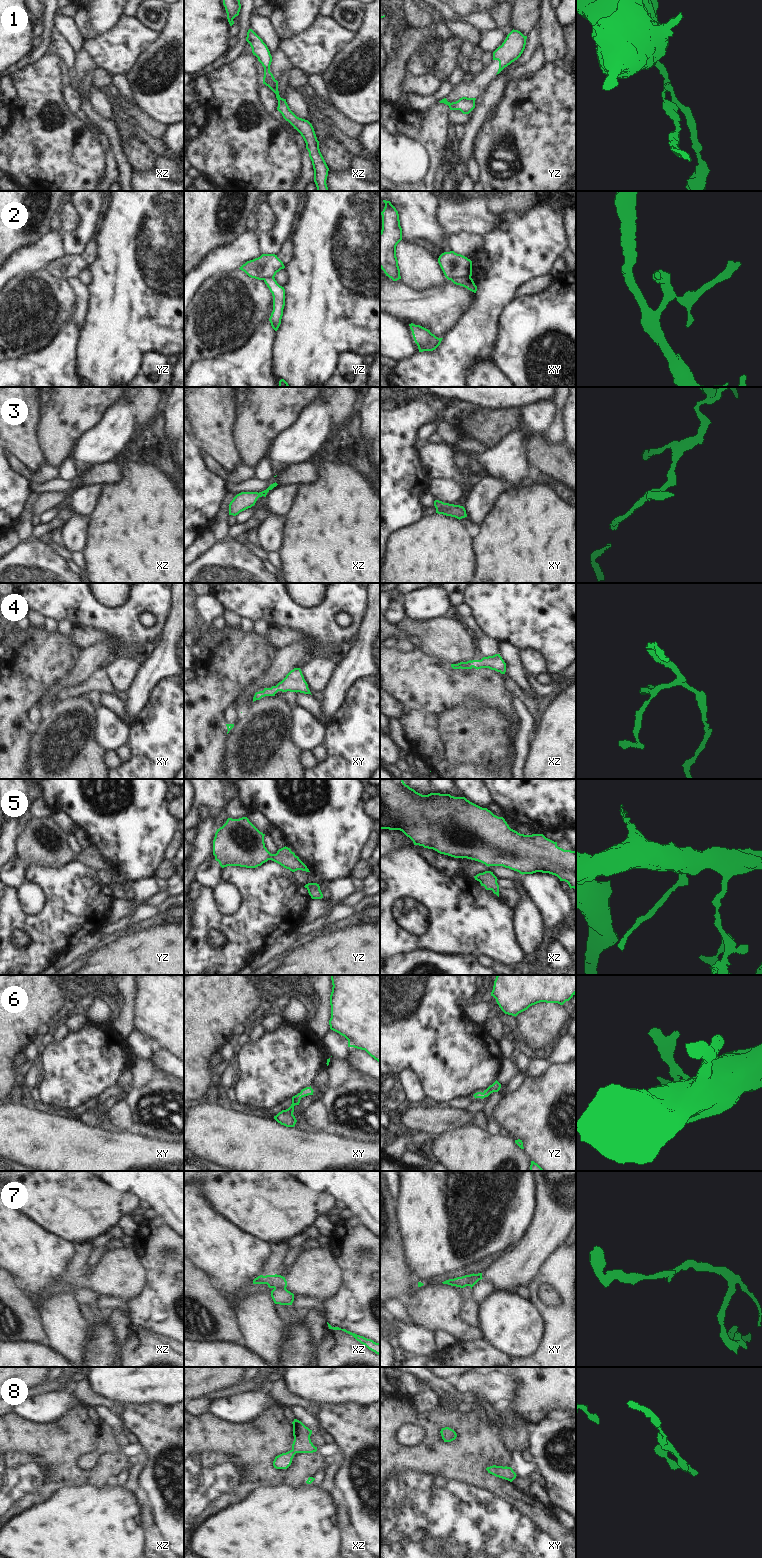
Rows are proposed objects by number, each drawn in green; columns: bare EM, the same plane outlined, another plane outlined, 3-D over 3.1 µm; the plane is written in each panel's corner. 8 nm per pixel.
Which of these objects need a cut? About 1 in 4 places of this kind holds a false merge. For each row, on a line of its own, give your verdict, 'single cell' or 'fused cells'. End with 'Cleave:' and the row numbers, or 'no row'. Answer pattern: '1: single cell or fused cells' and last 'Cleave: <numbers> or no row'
1: fused cells
2: fused cells
3: single cell
4: single cell
5: single cell
6: single cell
7: fused cells
8: single cell
Cleave: 1, 2, 7

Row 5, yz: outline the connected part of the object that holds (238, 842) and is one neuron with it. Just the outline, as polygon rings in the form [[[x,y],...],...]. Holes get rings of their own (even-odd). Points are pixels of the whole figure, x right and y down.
[[[247,817],[239,819],[228,818],[226,823],[217,829],[213,840],[213,855],[222,868],[227,866],[240,866],[256,868],[268,860],[272,860],[292,872],[302,870],[310,872],[307,866],[288,847],[283,847],[276,854],[271,854],[264,843],[264,836]]]

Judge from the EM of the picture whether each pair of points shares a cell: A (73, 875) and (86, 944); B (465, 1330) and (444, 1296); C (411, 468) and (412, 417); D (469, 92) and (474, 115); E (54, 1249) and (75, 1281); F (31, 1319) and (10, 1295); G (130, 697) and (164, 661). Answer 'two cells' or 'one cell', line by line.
A: two cells
B: one cell
C: one cell
D: two cells
E: two cells
F: one cell
G: one cell

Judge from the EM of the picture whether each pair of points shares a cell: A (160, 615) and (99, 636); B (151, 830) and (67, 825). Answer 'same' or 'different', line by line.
A: different
B: different

